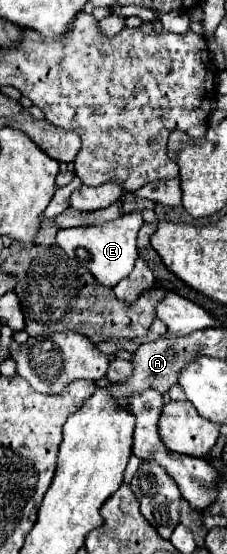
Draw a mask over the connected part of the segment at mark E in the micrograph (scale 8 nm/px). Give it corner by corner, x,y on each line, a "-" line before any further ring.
140,212
134,214
124,214
118,220
106,222
102,226
84,226
84,228
66,228
60,230
56,236
56,244
70,256
70,258
78,258
82,254
88,256
88,270
92,272
92,276
108,288
114,288
120,280
124,280
132,268
134,262
138,260
138,248
136,248
136,236
138,230
142,228
144,218

